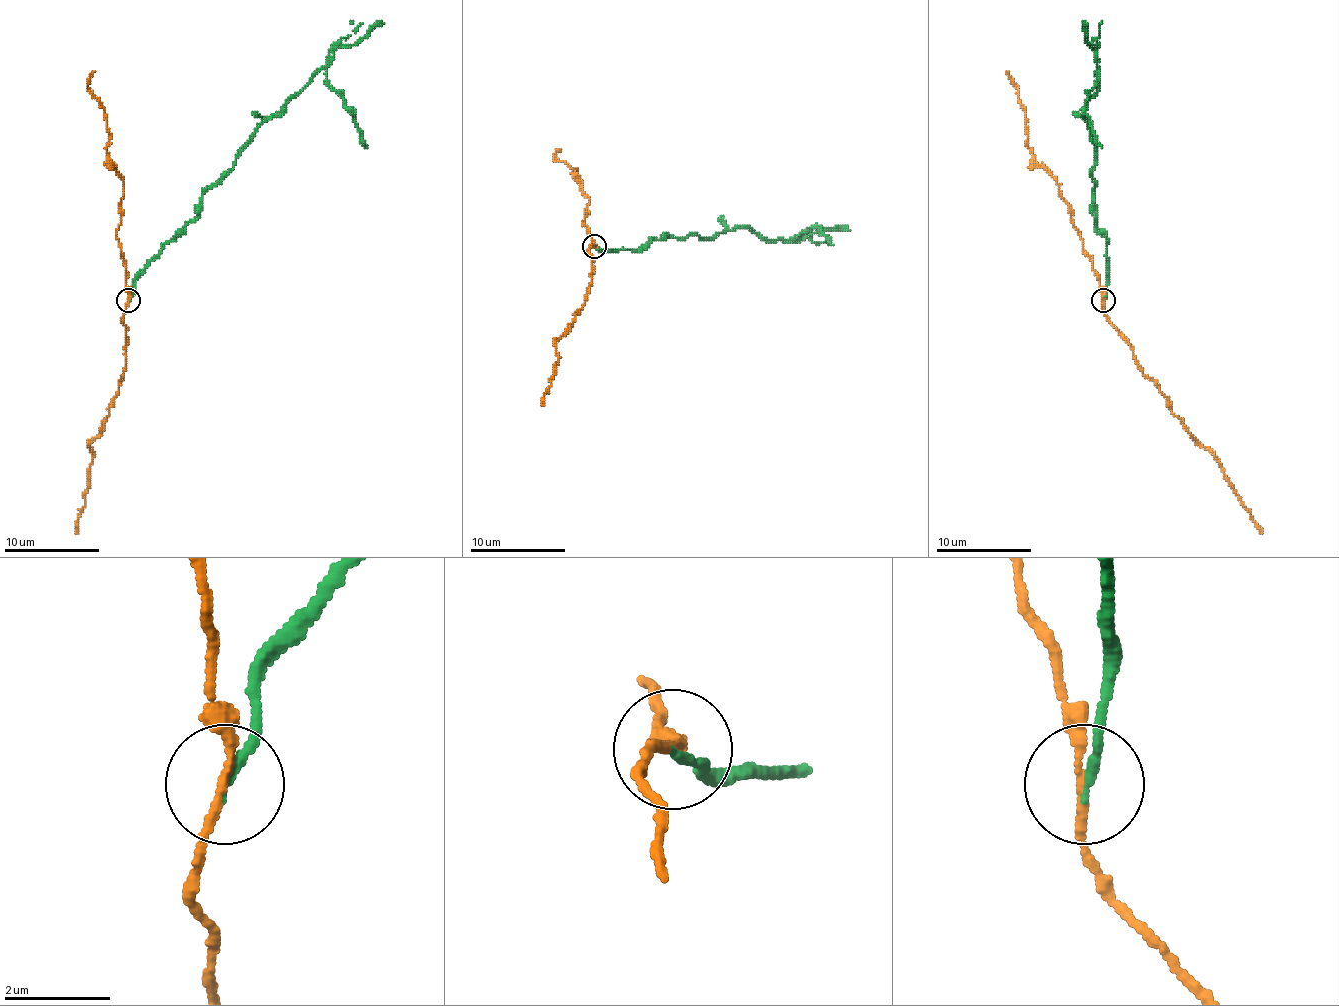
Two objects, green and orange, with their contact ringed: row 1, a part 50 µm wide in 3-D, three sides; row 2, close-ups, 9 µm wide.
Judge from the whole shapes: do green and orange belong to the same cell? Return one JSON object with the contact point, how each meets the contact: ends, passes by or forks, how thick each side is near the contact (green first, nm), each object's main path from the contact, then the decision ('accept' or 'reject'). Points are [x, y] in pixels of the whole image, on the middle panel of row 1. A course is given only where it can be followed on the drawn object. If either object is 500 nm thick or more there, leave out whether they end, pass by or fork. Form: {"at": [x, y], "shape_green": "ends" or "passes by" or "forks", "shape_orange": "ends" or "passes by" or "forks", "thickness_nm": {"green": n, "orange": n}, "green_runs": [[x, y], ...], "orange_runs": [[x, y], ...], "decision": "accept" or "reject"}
{"at": [594, 246], "shape_green": "ends", "shape_orange": "passes by", "thickness_nm": {"green": 190, "orange": 140}, "green_runs": [[594, 247], [639, 249], [649, 240], [735, 228], [766, 240], [795, 240], [819, 228], [833, 245]], "orange_runs": [[594, 247], [589, 249], [591, 283], [570, 328], [556, 343], [556, 374], [541, 405]], "decision": "reject"}

